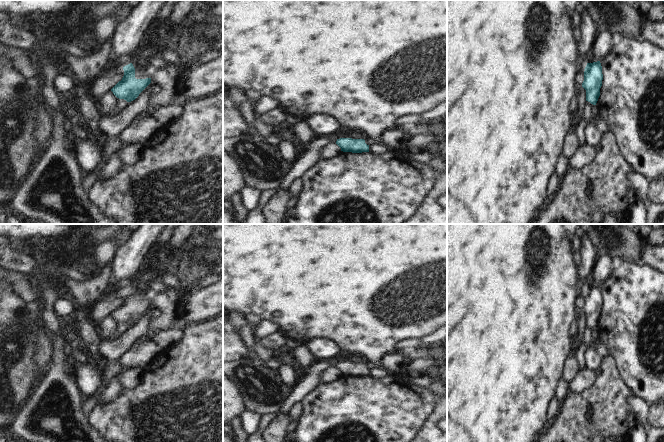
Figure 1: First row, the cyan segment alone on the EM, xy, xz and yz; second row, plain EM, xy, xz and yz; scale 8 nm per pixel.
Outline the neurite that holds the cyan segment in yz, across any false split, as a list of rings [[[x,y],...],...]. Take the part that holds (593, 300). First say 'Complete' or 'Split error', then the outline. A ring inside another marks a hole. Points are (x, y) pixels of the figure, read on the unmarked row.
Complete. [[[600,285],[587,287],[584,294],[582,311],[586,314],[586,325],[596,329],[603,304],[601,287]]]

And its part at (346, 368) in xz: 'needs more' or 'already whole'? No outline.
already whole

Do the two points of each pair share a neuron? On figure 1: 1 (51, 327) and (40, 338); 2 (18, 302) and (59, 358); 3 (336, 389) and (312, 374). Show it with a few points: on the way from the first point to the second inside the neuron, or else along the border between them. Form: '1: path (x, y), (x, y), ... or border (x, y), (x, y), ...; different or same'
1: border (42, 328), (45, 330); different
2: border (39, 309), (43, 327); different
3: border (319, 383), (302, 399); different

